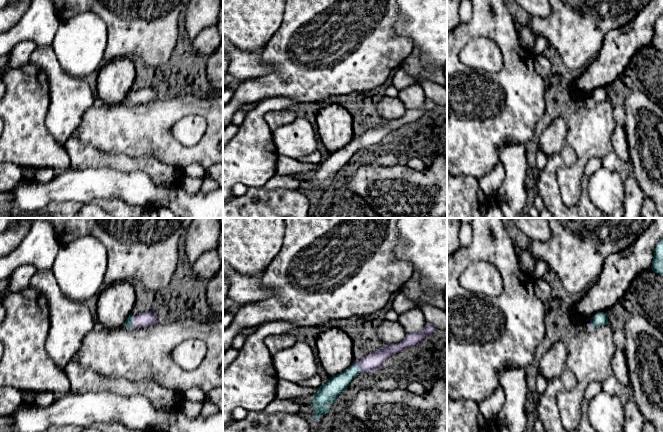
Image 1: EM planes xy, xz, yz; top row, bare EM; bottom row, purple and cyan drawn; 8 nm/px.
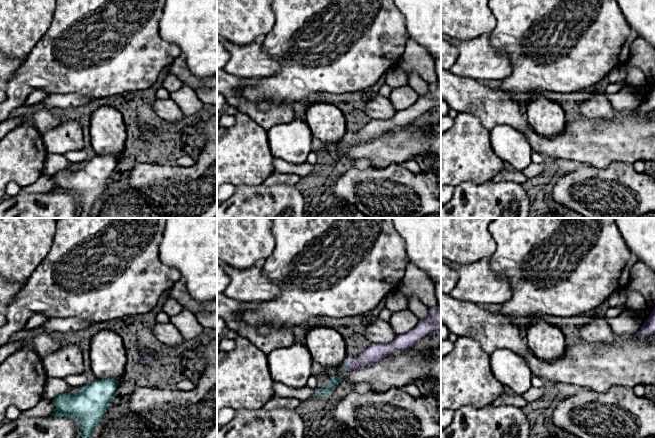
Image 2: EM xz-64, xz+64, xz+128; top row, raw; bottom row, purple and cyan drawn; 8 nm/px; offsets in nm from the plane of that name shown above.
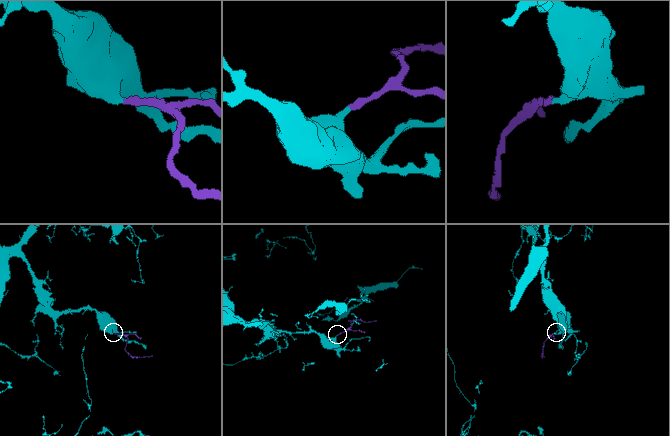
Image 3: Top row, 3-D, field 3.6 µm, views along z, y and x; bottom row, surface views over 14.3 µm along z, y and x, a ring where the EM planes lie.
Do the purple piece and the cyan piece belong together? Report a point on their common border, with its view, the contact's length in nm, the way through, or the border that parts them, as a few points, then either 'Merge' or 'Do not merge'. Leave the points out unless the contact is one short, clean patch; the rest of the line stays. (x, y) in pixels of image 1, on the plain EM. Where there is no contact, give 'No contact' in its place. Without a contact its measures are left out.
Touches purple at xz (359, 143). Shared border 100 nm. Path across: xz (373, 137), (359, 143), (339, 158). Merge

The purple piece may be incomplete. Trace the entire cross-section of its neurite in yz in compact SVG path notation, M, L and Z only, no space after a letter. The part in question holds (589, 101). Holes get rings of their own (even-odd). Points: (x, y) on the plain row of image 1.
M599 88L591 94L590 99L588 100L588 103L597 104L599 102L603 102L606 100L608 100L608 93L606 89Z

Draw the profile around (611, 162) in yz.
M613 151L602 159L602 166L610 171L617 170L619 165L620 161Z

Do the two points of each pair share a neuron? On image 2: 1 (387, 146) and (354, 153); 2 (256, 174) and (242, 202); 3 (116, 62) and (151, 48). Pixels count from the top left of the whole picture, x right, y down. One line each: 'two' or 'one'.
1: one
2: two
3: one

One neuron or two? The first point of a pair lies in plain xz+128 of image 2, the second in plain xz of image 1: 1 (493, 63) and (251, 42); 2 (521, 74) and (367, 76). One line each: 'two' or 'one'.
1: two
2: one

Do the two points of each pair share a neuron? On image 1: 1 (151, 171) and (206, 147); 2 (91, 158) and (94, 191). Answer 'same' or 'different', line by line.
1: different
2: different

